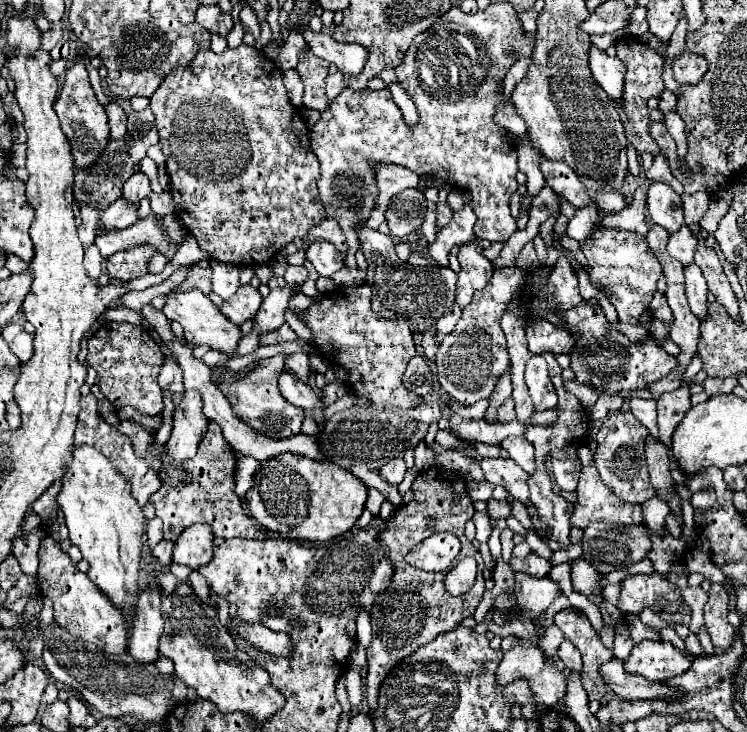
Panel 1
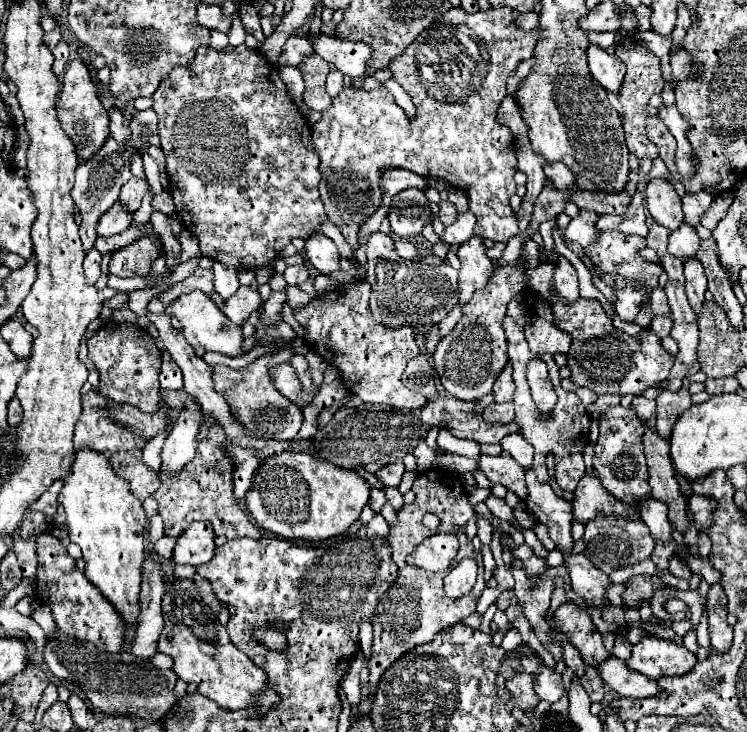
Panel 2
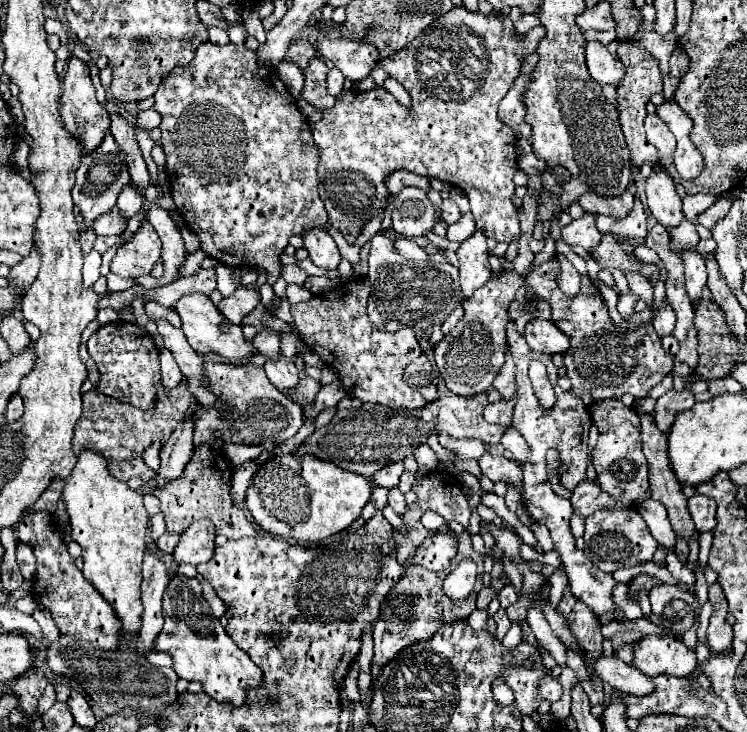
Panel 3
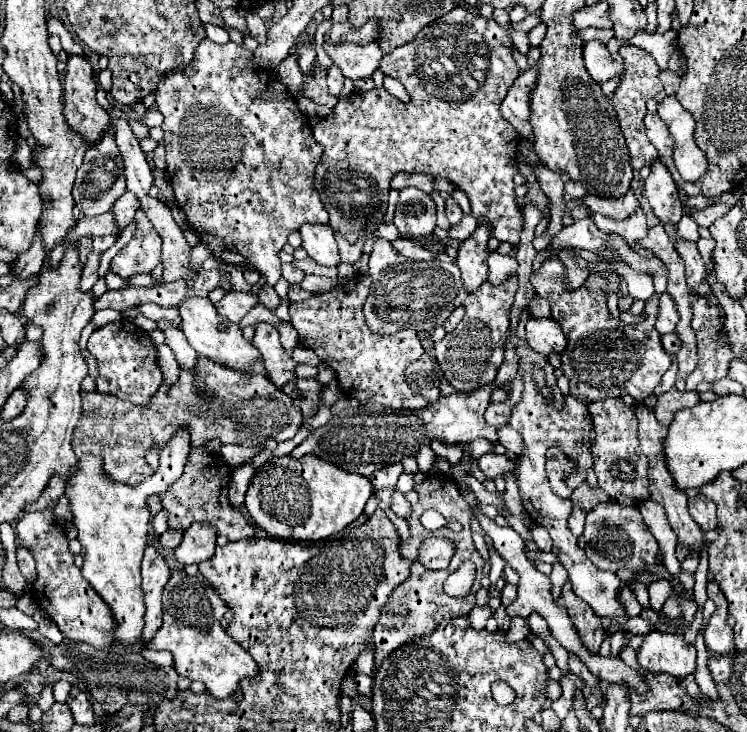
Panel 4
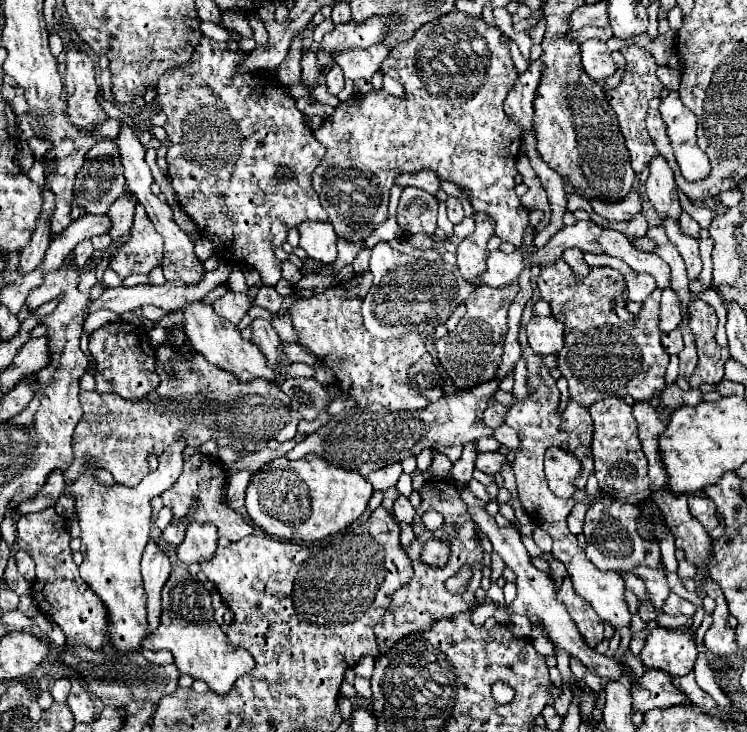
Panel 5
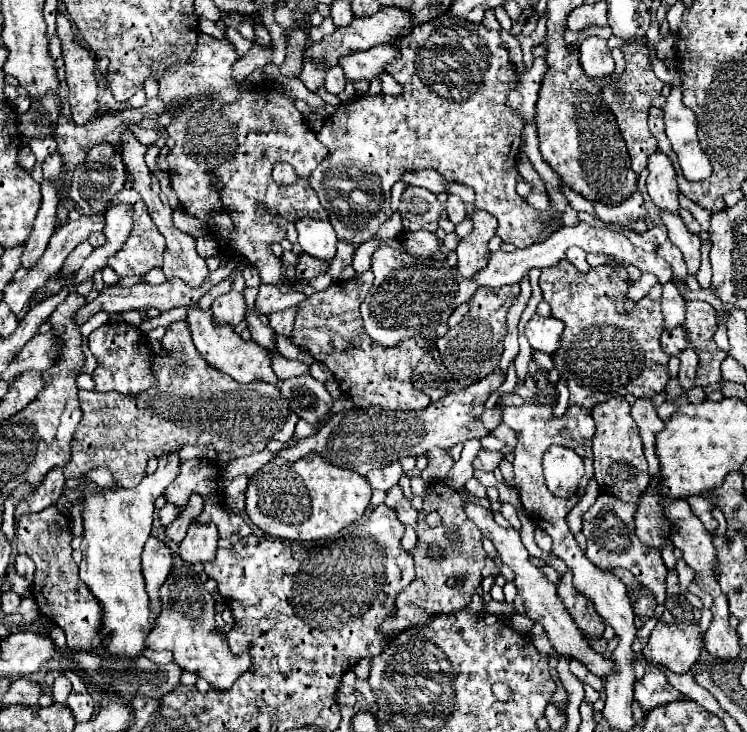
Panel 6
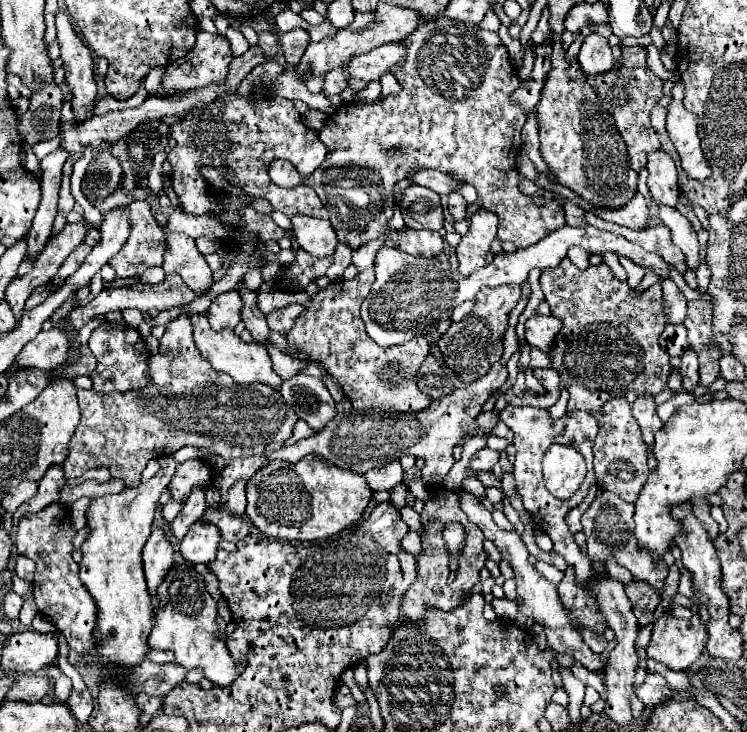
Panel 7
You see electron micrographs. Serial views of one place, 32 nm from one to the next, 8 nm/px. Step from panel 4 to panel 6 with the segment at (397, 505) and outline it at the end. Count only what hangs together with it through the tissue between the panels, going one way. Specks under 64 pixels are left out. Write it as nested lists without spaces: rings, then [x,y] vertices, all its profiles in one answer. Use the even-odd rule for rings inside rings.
[[[402,500],[398,506],[396,506],[396,512],[398,512],[398,518],[404,520],[404,524],[408,526],[418,526],[418,512],[410,506],[408,500]]]

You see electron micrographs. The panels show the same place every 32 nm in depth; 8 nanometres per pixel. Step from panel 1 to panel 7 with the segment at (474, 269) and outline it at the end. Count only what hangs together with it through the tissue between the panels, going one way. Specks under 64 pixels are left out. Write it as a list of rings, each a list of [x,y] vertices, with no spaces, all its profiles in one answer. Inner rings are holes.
[[[478,210],[470,216],[470,230],[462,236],[460,244],[456,246],[462,276],[470,276],[492,260],[494,254],[490,252],[490,244],[496,238],[496,228],[498,220],[494,212]]]

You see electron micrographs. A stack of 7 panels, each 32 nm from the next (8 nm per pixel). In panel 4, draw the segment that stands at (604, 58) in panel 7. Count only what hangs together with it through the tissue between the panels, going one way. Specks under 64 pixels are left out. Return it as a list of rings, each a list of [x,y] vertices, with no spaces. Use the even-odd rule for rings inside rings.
[[[598,40],[584,42],[582,54],[584,54],[584,66],[596,82],[606,82],[606,80],[622,74],[622,70],[624,70],[622,64],[612,60],[606,44],[602,44]]]

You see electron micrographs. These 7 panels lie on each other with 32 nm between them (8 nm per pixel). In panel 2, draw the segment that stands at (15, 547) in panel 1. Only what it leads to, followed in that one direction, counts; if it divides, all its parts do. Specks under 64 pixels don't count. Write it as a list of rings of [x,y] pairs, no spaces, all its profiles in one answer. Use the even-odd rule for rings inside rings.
[[[14,538],[14,552],[18,558],[18,564],[22,568],[24,578],[36,578],[36,544],[34,540],[22,540]]]

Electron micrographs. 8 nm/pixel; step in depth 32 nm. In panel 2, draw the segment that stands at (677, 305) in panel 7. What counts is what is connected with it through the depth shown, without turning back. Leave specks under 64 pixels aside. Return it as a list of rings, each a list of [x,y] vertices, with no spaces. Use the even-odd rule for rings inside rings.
[[[660,314],[652,320],[652,330],[658,334],[658,338],[666,338],[672,330],[672,314]]]

